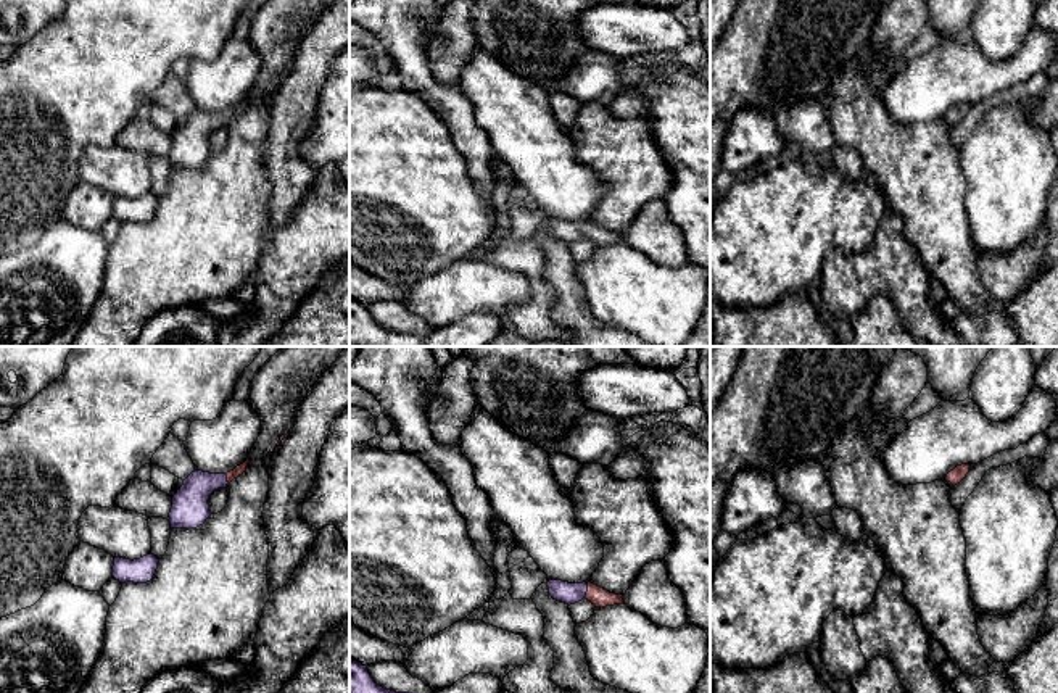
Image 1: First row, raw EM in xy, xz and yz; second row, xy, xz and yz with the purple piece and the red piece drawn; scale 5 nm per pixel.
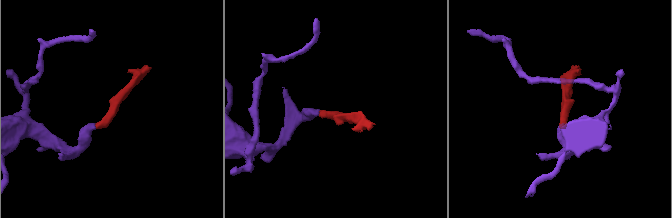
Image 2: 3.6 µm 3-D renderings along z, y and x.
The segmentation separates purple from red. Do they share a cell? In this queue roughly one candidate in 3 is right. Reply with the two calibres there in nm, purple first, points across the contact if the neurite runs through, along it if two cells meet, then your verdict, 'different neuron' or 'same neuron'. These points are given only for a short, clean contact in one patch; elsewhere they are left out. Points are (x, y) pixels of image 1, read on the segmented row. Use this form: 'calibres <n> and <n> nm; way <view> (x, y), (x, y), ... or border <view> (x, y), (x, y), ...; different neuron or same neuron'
calibres 110 and 90 nm; way xz (569, 593), (586, 590), (599, 597); same neuron

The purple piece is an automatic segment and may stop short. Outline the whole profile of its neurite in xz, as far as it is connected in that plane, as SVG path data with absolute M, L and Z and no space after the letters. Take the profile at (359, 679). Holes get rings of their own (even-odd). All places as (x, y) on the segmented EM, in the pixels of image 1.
M349 658L349 693L396 693L374 682L367 666Z

